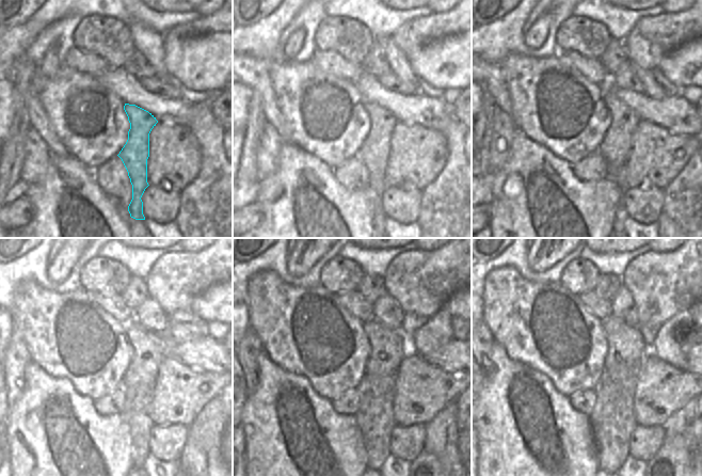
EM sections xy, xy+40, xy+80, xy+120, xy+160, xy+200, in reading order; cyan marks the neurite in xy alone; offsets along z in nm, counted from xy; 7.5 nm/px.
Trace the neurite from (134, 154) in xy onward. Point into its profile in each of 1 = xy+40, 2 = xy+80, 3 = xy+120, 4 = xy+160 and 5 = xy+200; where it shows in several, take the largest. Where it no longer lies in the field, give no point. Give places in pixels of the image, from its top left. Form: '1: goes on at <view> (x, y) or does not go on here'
1: goes on at xy+40 (375, 151)
2: goes on at xy+80 (616, 145)
3: goes on at xy+120 (148, 349)
4: goes on at xy+160 (388, 347)
5: goes on at xy+200 (625, 343)

